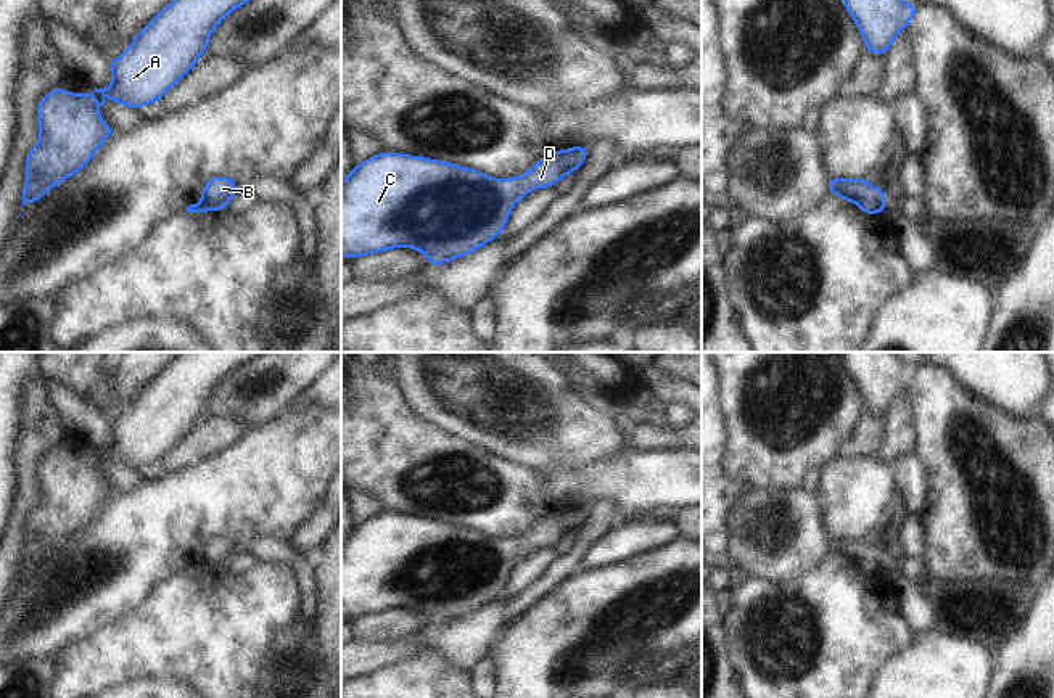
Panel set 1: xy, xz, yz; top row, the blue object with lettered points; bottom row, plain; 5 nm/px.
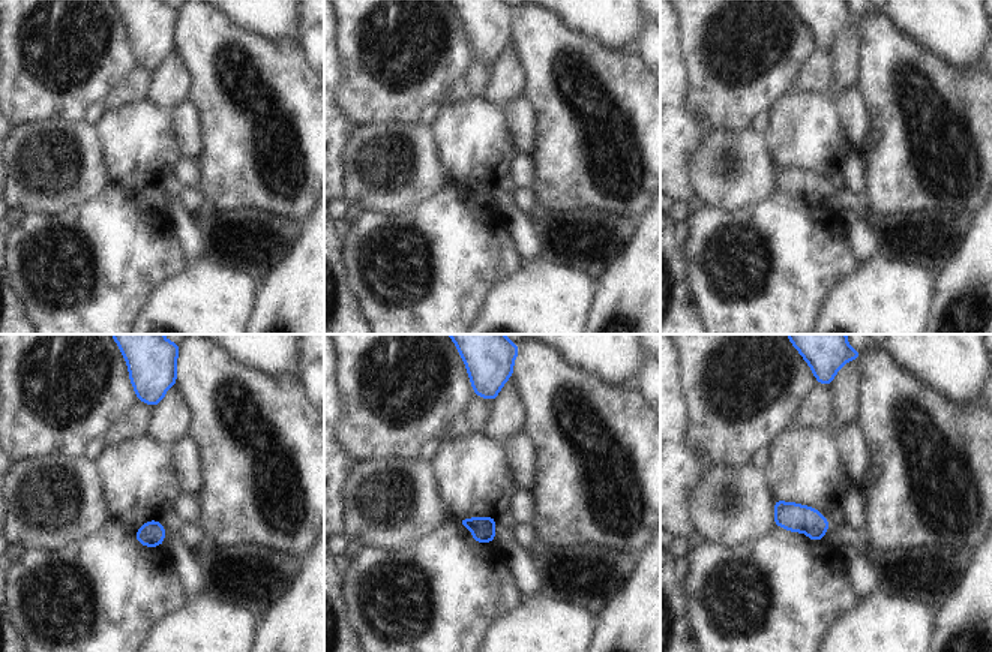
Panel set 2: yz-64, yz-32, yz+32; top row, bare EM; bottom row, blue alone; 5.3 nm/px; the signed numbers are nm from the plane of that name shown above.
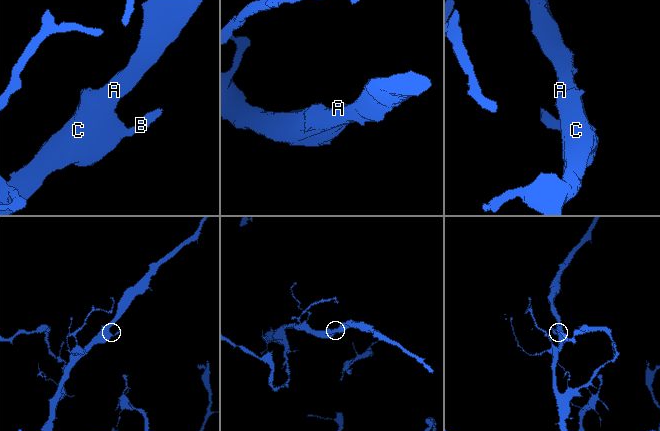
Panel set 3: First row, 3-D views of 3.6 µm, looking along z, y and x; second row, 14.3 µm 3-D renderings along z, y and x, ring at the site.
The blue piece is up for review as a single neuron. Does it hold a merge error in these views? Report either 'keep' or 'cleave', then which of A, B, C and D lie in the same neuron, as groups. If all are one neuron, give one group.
cleave; groups A C D / B

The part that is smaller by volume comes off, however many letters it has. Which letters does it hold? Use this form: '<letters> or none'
B

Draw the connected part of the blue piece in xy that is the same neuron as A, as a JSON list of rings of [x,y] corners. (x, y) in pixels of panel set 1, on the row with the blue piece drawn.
[[[172,0],[132,40],[114,61],[109,61],[113,84],[92,93],[69,93],[55,88],[37,105],[40,137],[26,158],[26,183],[23,207],[39,201],[51,187],[79,172],[95,154],[100,145],[113,133],[98,113],[105,98],[138,109],[158,101],[175,85],[204,53],[211,32],[224,16],[249,0]]]

